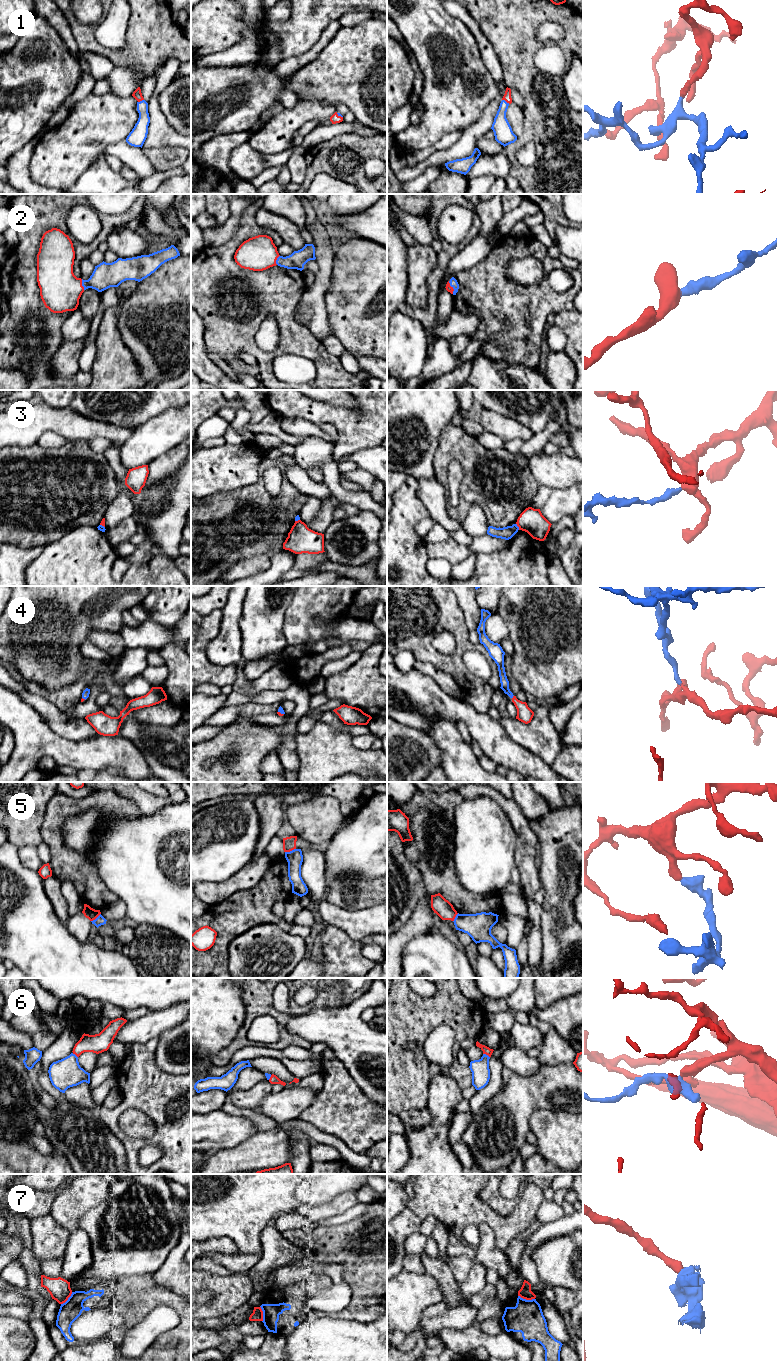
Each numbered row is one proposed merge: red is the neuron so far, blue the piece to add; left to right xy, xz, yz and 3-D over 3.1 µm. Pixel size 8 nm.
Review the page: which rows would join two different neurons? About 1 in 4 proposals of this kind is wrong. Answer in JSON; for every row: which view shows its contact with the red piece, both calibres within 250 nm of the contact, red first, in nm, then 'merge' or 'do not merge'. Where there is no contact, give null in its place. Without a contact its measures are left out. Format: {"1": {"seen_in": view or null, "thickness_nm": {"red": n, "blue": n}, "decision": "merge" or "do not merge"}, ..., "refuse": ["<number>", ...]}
{"1": {"seen_in": "yz", "thickness_nm": {"red": 60, "blue": 150}, "decision": "merge"}, "2": {"seen_in": "xy", "thickness_nm": {"red": 340, "blue": 200}, "decision": "merge"}, "3": {"seen_in": "yz", "thickness_nm": {"red": 200, "blue": 100}, "decision": "do not merge"}, "4": {"seen_in": "yz", "thickness_nm": {"red": 130, "blue": 70}, "decision": "merge"}, "5": {"seen_in": "xz", "thickness_nm": {"red": 110, "blue": 130}, "decision": "do not merge"}, "6": {"seen_in": "yz", "thickness_nm": {"red": 70, "blue": 150}, "decision": "merge"}, "7": {"seen_in": "yz", "thickness_nm": {"red": 100, "blue": 260}, "decision": "do not merge"}, "refuse": ["3", "5", "7"]}

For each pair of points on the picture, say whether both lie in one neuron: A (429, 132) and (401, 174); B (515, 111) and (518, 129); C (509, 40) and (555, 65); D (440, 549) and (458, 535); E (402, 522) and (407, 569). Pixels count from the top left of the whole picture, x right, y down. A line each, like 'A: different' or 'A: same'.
A: different
B: same
C: different
D: different
E: same

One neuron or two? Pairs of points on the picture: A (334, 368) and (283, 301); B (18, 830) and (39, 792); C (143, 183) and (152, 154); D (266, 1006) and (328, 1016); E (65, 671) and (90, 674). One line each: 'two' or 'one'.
A: one
B: one
C: two
D: two
E: two

